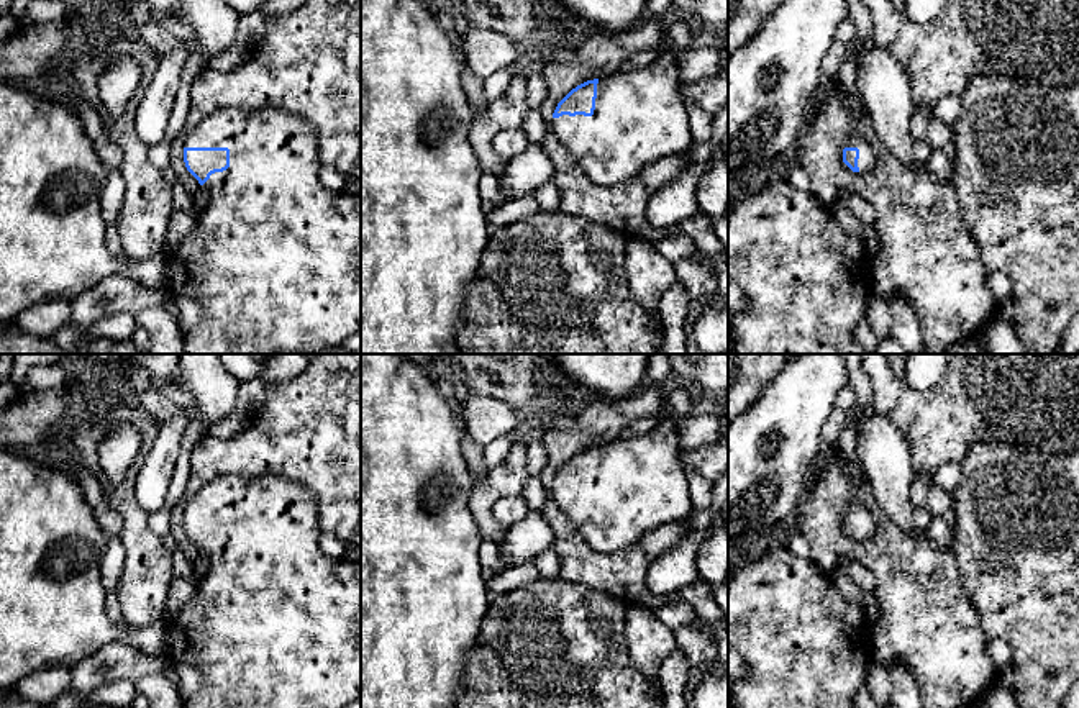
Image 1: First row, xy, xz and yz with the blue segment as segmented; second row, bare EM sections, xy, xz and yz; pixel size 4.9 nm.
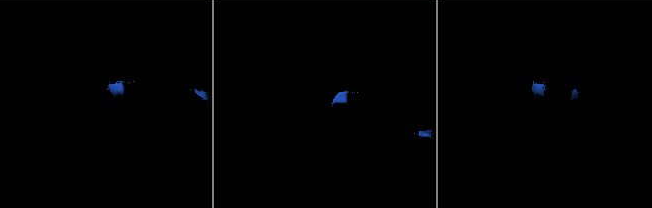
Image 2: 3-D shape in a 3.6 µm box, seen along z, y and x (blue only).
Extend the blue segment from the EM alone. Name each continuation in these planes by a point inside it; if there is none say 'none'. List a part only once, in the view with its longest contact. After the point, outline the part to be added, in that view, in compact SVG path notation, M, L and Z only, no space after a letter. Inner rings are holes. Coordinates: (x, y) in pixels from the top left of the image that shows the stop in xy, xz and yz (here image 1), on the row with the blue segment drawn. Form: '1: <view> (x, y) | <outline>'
1: xy (273, 266) | M220 108L203 118L187 136L185 148L228 148L230 167L215 172L203 184L208 205L200 211L193 229L166 254L162 287L177 306L184 326L182 354L318 354L361 333L361 193L331 192L318 179L321 167L316 134L307 120L279 108Z

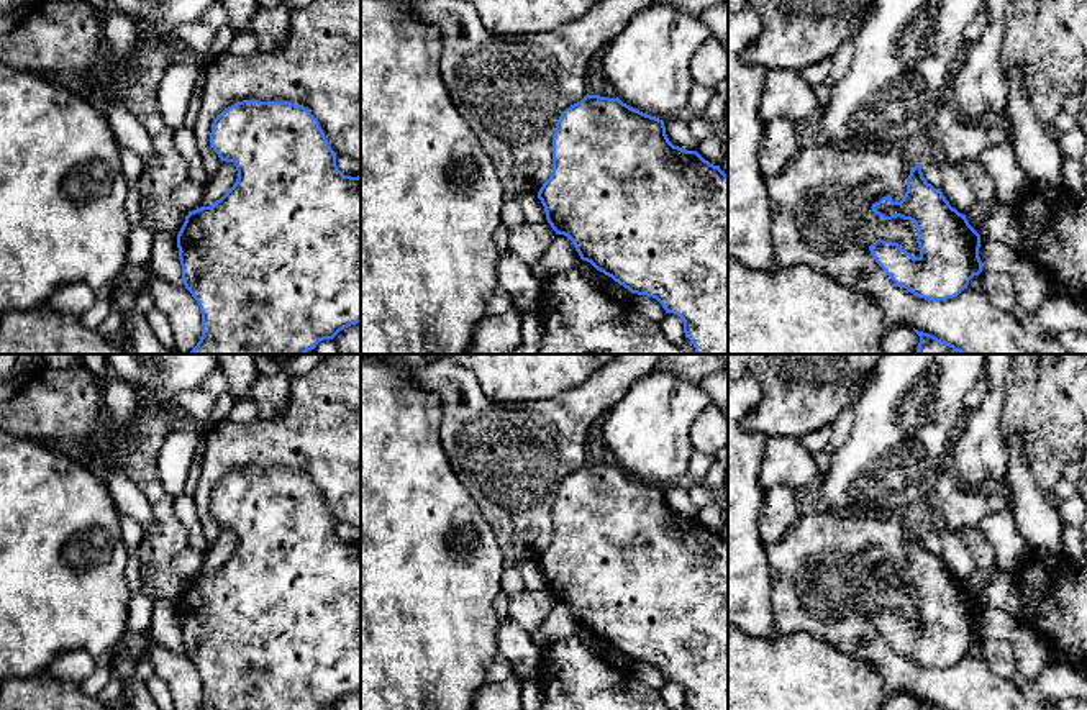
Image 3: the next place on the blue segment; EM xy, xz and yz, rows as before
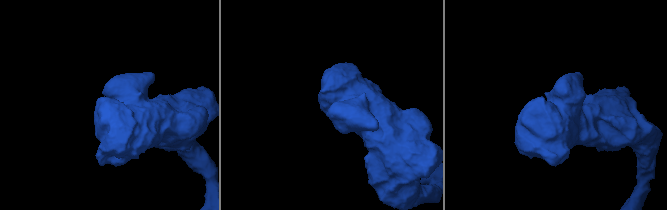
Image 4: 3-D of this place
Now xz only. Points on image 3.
none

